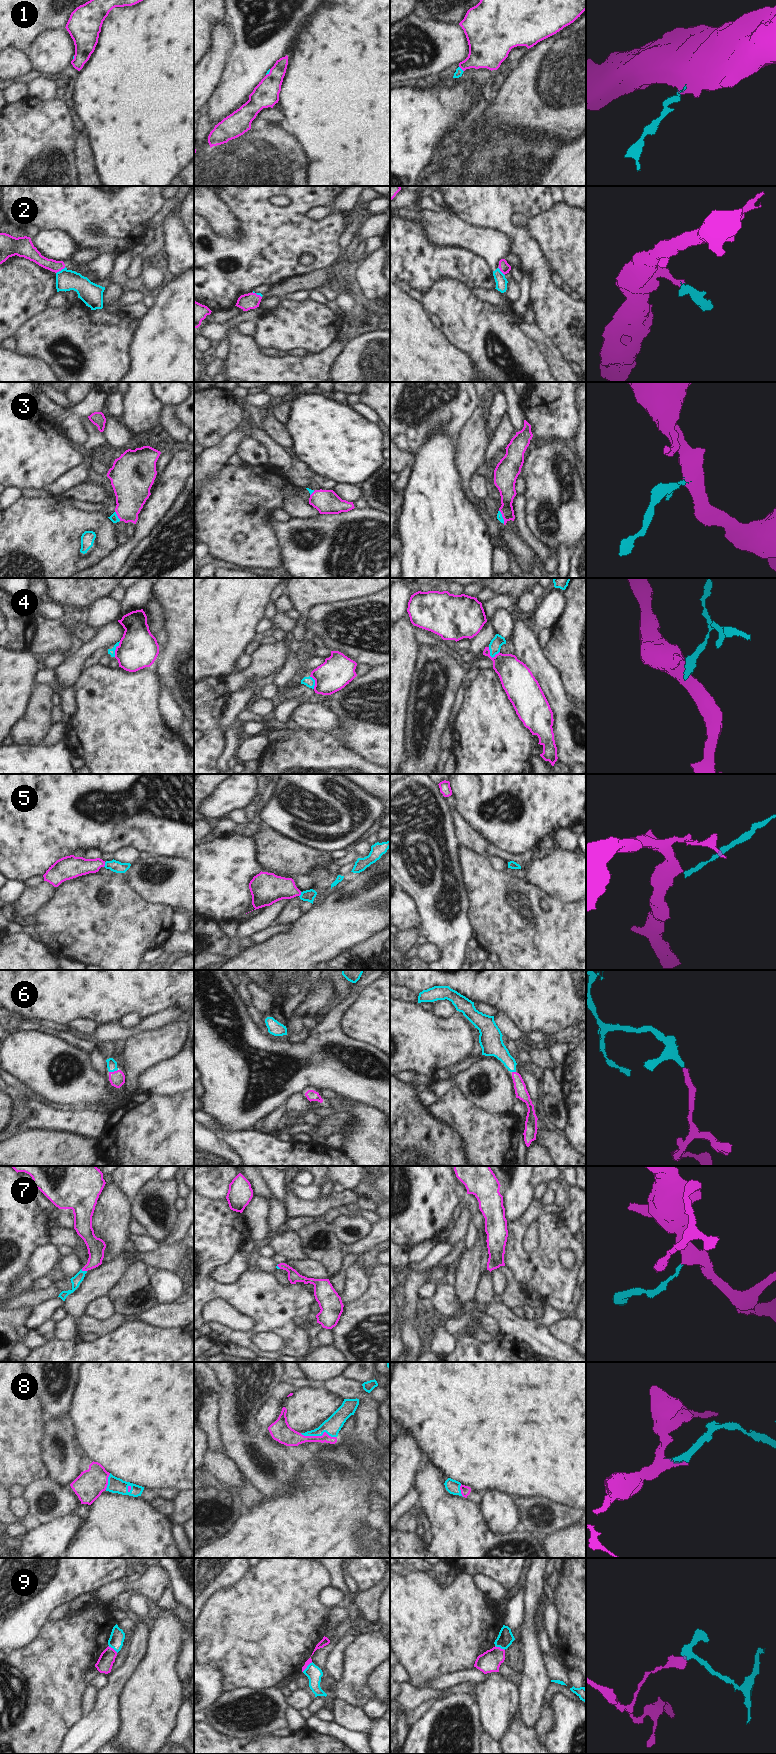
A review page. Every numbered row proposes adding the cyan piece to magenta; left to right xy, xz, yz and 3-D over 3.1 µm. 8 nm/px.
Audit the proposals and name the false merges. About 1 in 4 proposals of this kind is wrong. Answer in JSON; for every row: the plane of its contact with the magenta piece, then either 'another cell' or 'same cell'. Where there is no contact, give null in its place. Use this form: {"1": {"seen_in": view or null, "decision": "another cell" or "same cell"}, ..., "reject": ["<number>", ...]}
{"1": {"seen_in": "yz", "decision": "same cell"}, "2": {"seen_in": "xy", "decision": "another cell"}, "3": {"seen_in": "xy", "decision": "same cell"}, "4": {"seen_in": "yz", "decision": "another cell"}, "5": {"seen_in": "xy", "decision": "same cell"}, "6": {"seen_in": "xy", "decision": "same cell"}, "7": {"seen_in": "xy", "decision": "same cell"}, "8": {"seen_in": "xz", "decision": "same cell"}, "9": {"seen_in": "yz", "decision": "another cell"}, "reject": ["2", "4", "9"]}

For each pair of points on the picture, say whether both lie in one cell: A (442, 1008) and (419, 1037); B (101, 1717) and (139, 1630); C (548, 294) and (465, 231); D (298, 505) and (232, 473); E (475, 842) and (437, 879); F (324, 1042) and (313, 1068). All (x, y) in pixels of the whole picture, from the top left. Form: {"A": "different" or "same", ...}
{"A": "different", "B": "same", "C": "different", "D": "different", "E": "different", "F": "same"}

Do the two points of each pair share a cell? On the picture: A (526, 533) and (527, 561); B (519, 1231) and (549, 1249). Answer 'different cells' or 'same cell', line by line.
A: different cells
B: same cell

